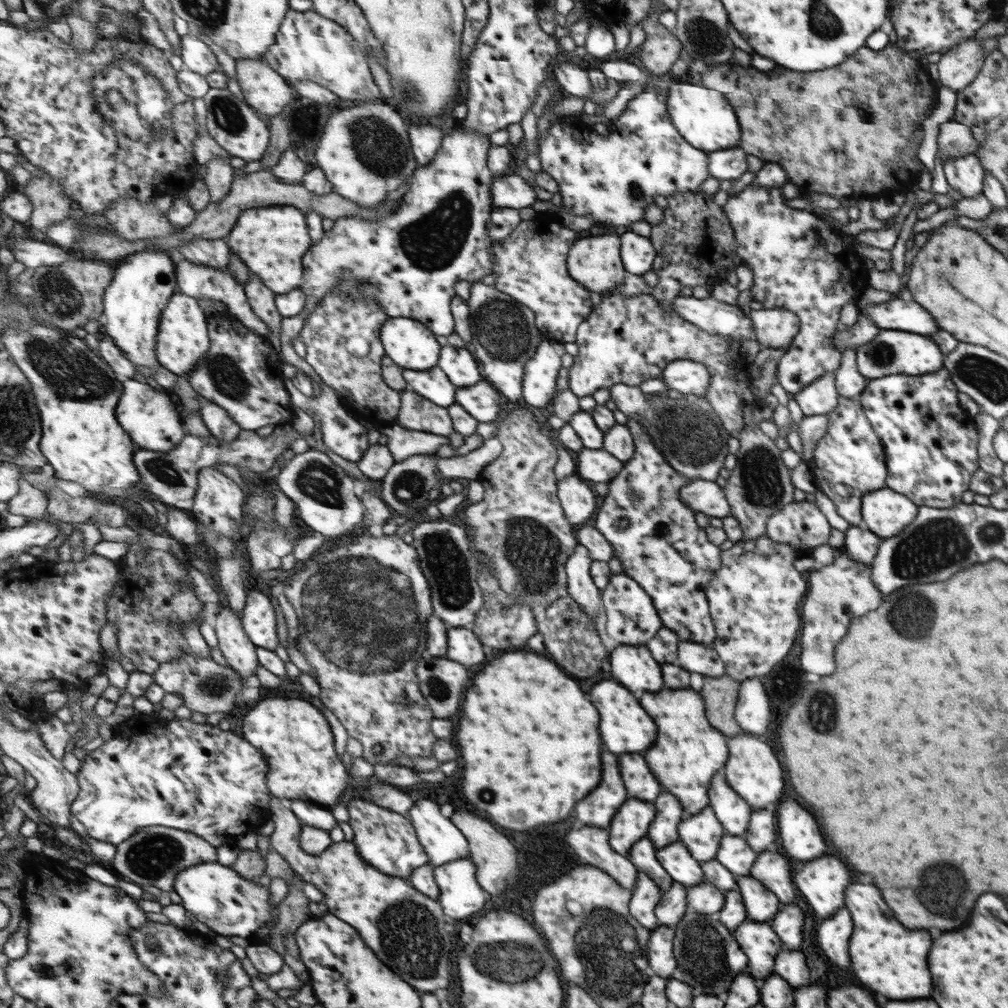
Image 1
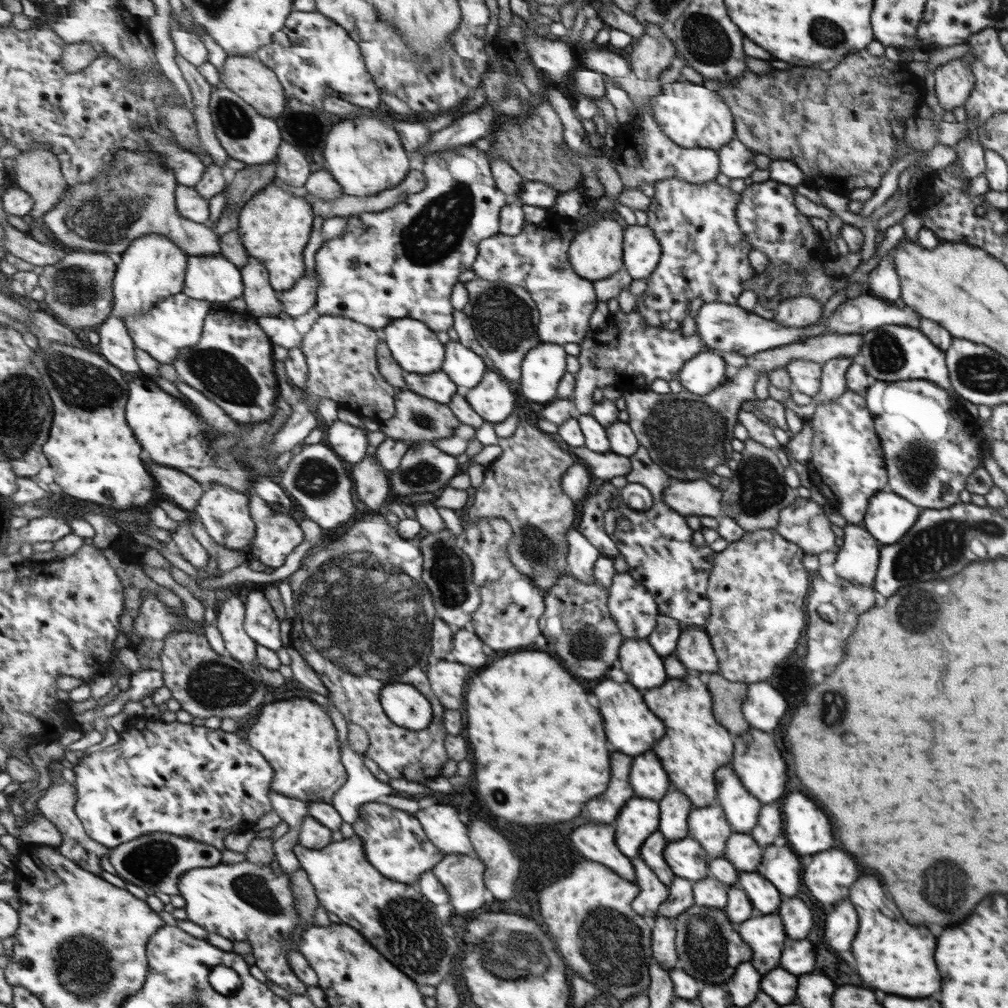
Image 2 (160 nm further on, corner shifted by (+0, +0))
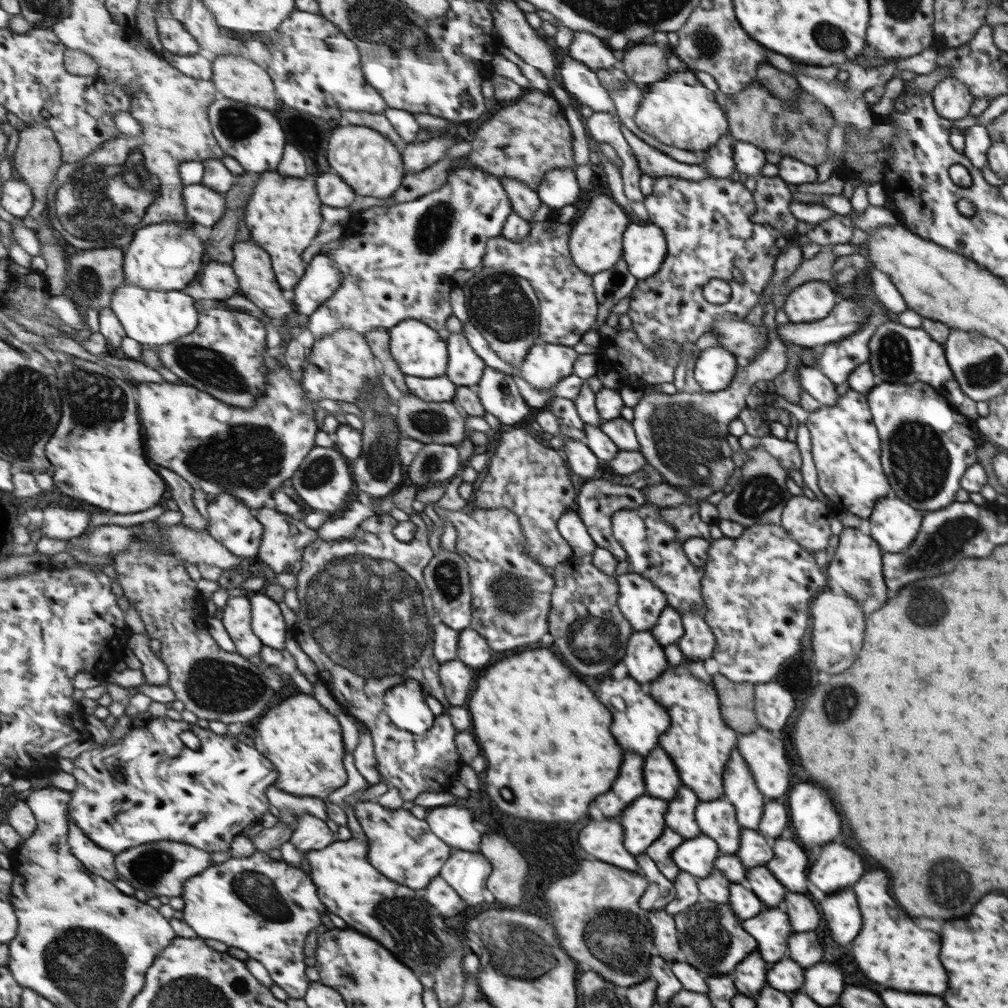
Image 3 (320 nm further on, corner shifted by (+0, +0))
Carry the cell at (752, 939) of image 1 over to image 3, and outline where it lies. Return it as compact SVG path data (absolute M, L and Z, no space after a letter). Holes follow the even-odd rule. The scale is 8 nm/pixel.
M766 909L741 922L741 926L751 938L756 940L756 950L765 958L764 962L777 962L787 952L787 936L791 926L787 914L781 910Z

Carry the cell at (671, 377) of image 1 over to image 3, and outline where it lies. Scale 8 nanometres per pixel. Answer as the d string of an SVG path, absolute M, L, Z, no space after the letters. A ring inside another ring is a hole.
M717 344L697 353L693 378L703 392L722 391L729 386L738 369L735 357L728 349Z

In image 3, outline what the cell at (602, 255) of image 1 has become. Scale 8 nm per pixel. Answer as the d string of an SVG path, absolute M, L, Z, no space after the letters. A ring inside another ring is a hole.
M607 194L592 197L587 208L573 224L571 234L567 236L568 248L576 267L589 275L611 268L621 258L621 250L624 250L621 248L621 234L624 234L627 224L627 216L615 202L607 198Z

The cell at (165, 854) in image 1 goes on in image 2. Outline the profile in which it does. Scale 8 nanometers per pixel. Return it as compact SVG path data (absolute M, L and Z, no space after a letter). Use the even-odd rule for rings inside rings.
M153 832L121 844L110 854L110 859L121 879L141 887L147 895L161 892L175 896L181 895L179 888L181 876L193 868L217 866L223 860L223 853L224 851L213 845L197 842L189 837Z

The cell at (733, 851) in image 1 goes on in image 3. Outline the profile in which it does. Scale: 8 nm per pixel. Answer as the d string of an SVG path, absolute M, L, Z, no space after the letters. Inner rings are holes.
M744 829L740 833L740 848L734 854L745 869L765 865L774 855L772 843L757 830Z

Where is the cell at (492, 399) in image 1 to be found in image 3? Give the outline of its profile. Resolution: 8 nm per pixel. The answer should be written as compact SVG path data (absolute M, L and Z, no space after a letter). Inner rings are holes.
M488 366L476 389L485 410L497 416L505 425L519 425L531 414L532 408L524 401L513 375Z

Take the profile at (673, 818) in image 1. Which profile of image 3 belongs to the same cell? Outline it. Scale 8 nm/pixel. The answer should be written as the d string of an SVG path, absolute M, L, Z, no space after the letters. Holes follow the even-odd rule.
M681 788L677 796L669 802L669 816L665 816L665 824L682 836L690 839L699 834L700 827L695 824L695 806L697 806L697 795L690 788Z

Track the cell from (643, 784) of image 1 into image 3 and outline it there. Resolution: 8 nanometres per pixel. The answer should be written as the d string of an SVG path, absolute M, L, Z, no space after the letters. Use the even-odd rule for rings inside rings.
M661 748L649 752L645 758L645 788L649 788L647 794L661 800L671 800L679 786L681 782L669 756Z

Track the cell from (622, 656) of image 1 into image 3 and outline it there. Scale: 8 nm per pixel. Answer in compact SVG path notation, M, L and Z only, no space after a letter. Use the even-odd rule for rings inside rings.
M632 631L621 662L626 666L627 674L635 680L651 682L665 670L668 661L663 646L650 631Z

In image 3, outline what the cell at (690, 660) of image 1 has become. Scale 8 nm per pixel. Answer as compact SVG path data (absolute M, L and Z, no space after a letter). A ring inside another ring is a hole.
M693 609L680 615L683 634L675 642L682 655L689 661L704 661L715 651L716 639L704 620L703 611Z

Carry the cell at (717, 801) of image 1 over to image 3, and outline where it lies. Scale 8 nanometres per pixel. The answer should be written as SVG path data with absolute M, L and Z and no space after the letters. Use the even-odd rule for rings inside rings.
M737 748L731 750L731 758L728 758L727 766L724 768L723 787L723 798L730 801L736 809L736 820L740 823L741 830L756 830L759 818L763 814L763 796L756 787L751 769L748 764L745 764L744 757L740 755Z

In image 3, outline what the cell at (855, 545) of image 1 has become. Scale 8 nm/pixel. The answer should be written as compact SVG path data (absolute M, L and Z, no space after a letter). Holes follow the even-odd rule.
M842 528L838 535L837 548L827 563L826 575L848 596L865 602L873 596L877 602L887 600L887 582L883 577L883 550L874 537L870 537L864 528Z

